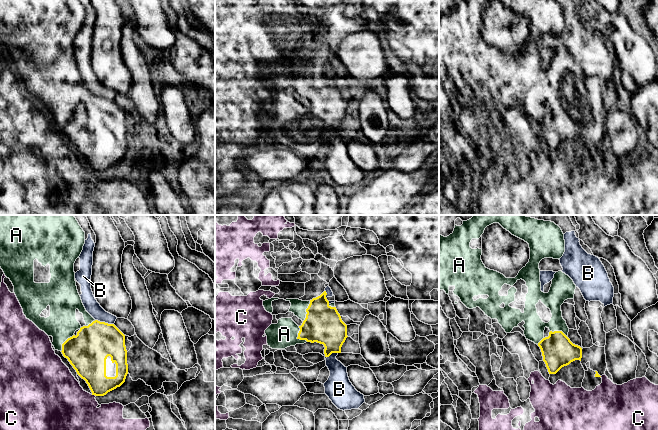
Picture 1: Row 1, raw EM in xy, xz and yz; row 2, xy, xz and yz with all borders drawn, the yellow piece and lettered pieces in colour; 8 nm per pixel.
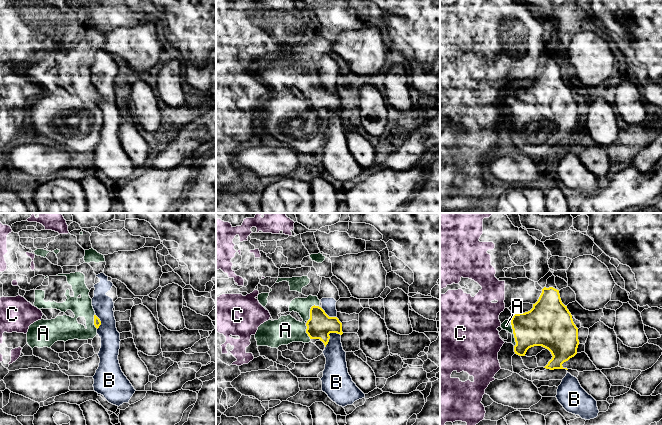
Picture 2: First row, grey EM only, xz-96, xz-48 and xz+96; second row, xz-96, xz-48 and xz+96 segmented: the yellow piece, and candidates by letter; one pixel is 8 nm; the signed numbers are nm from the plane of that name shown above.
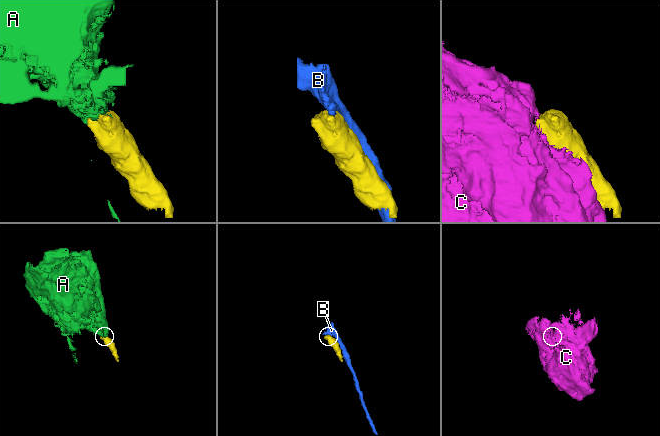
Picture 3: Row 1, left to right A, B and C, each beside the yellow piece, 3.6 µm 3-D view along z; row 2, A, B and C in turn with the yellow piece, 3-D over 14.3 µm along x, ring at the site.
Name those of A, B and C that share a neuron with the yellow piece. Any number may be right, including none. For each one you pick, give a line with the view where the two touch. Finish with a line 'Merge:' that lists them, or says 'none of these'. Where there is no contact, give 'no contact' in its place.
A: meets yellow in xz
Merge: A

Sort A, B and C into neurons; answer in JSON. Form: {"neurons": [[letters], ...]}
{"neurons": [["A"], ["B"], ["C"]]}

